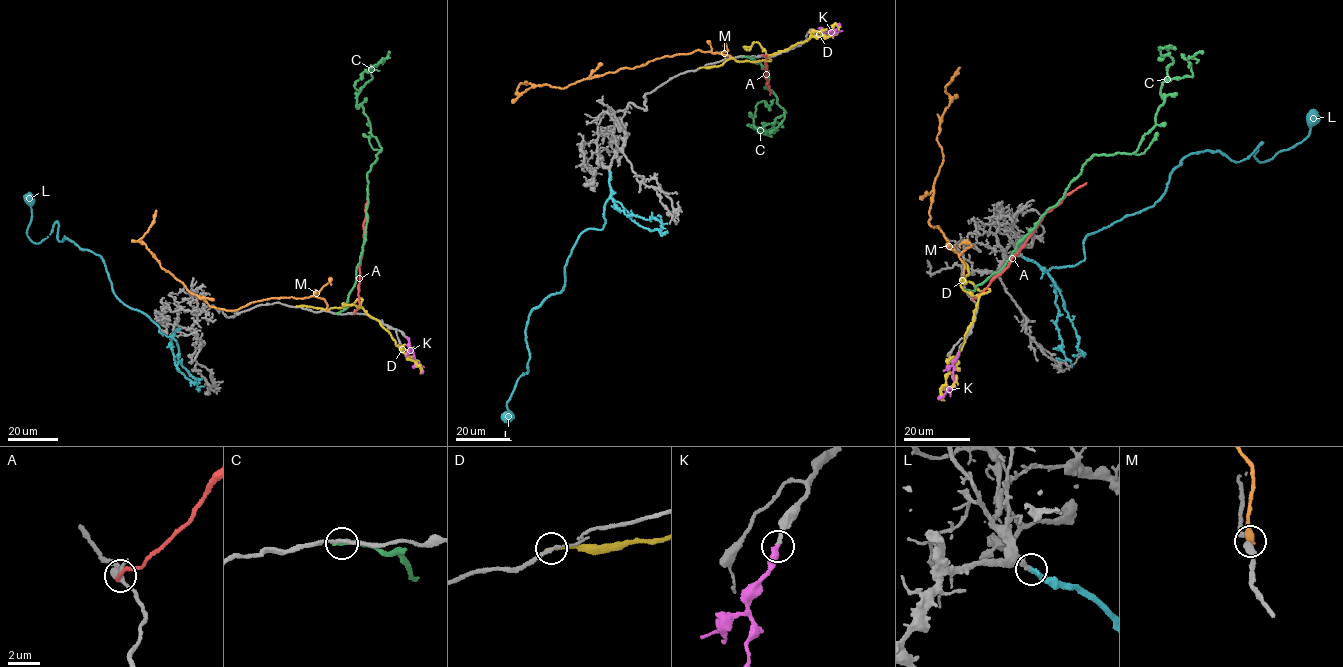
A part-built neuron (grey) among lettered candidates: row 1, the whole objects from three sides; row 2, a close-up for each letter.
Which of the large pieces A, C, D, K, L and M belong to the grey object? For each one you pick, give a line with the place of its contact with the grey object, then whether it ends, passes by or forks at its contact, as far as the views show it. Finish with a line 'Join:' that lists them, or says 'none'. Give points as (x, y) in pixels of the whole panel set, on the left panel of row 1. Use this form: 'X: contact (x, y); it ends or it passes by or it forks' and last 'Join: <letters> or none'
K: contact (407, 337); it ends
L: contact (179, 328); it ends
Join: K, L

